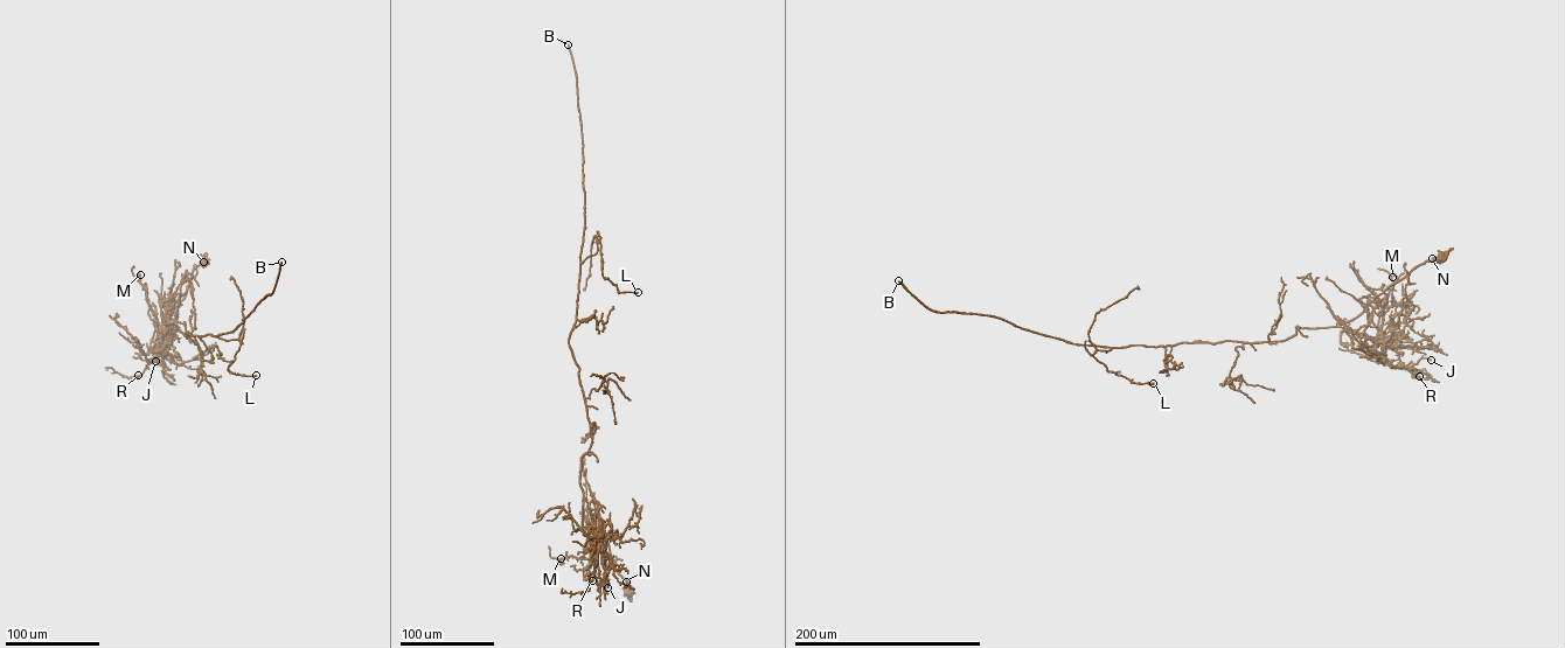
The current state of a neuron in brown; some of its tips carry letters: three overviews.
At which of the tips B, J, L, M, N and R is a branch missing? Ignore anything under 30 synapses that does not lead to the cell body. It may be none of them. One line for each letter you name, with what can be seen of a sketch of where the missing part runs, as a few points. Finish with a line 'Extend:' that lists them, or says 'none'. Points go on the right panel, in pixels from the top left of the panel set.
Extend: B

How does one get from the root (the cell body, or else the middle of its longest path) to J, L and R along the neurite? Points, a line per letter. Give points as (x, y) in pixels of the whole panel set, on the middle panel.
J: (628, 591), (598, 530), (596, 540), (602, 538), (604, 556), (611, 562), (607, 587)
L: (628, 591), (604, 536), (582, 524), (592, 438), (569, 339), (581, 264), (599, 239), (603, 276), (638, 292)
R: (628, 591), (599, 530), (596, 540), (602, 538), (603, 542), (599, 532), (592, 555), (592, 580)

